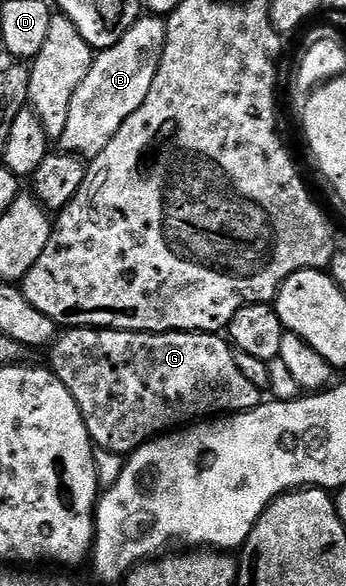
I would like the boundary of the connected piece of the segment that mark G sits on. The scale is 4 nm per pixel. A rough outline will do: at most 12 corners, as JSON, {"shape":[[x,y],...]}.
{"shape":[[71,328],[49,369],[122,456],[261,402],[215,332]]}

